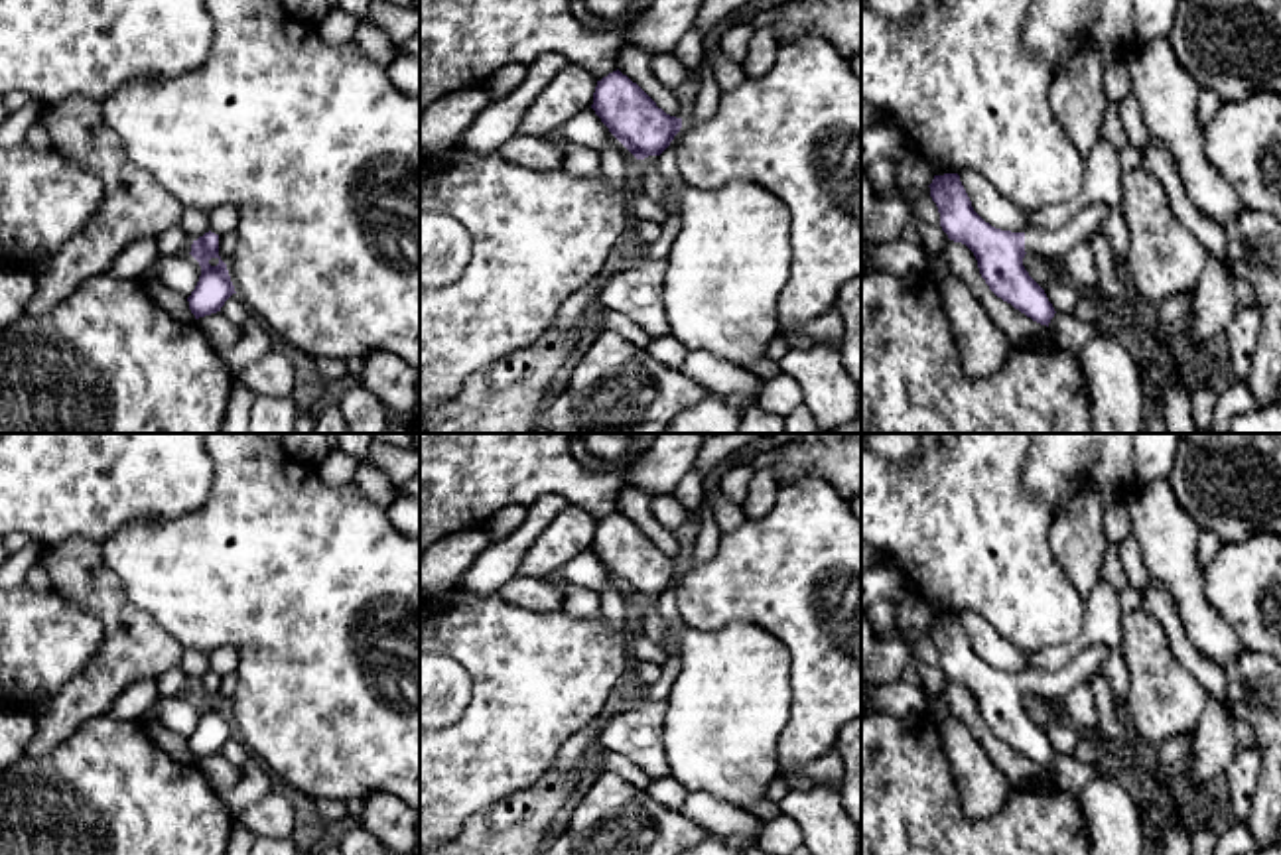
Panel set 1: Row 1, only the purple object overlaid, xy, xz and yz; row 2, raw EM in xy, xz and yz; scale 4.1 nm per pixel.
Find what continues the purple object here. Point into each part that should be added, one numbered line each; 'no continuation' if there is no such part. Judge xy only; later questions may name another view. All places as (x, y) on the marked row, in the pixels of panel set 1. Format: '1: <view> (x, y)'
no continuation

